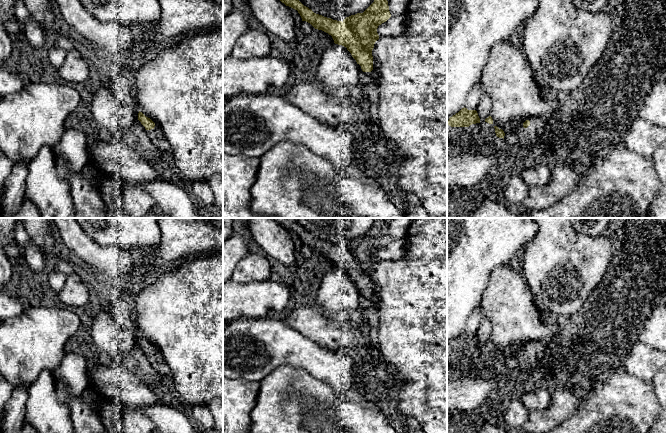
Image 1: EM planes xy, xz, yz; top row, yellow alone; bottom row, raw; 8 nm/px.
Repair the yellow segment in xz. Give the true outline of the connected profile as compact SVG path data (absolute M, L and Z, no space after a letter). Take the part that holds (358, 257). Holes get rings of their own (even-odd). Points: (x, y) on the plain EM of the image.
M272 218L286 230L298 235L302 245L310 247L315 253L332 260L334 267L347 272L359 292L379 309L375 295L372 274L379 263L377 252L390 241L388 225L378 221L363 236L346 241L343 245L333 244L314 237L304 230L293 218Z

